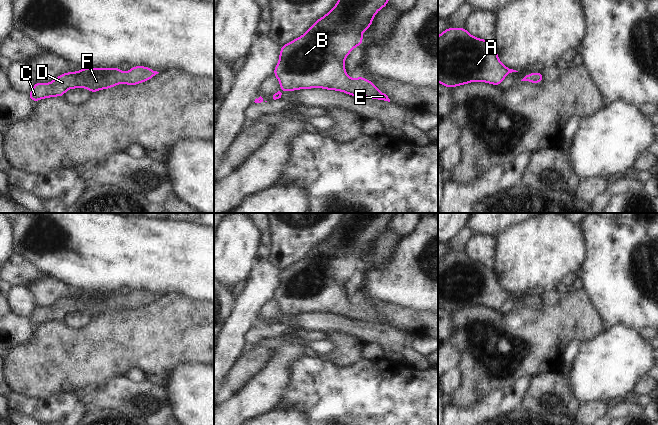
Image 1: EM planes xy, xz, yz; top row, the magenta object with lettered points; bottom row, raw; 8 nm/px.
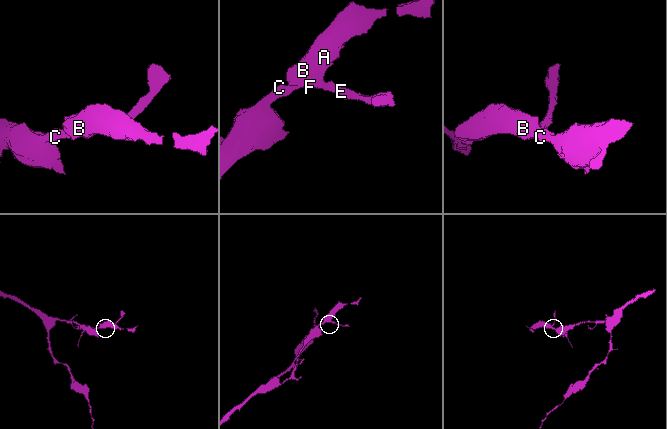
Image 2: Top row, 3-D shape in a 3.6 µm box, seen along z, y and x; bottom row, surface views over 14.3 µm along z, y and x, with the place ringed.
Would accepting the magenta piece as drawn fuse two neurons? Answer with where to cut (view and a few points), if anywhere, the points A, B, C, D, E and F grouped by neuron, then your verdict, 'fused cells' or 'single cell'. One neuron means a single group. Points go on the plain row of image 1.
no cut; A B C D E F; single cell

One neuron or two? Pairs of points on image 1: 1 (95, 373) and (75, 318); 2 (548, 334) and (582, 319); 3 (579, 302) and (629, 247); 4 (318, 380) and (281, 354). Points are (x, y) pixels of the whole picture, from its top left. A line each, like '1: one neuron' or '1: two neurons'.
1: two neurons
2: one neuron
3: two neurons
4: two neurons

